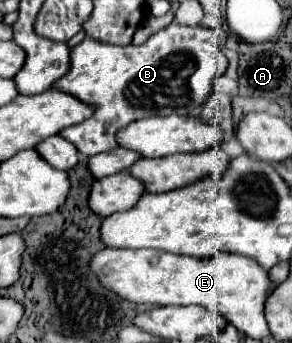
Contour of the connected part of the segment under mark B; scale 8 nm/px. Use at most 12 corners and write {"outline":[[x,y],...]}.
{"outline":[[207,26],[85,38],[53,86],[97,110],[83,156],[149,116],[197,116],[227,68]]}

